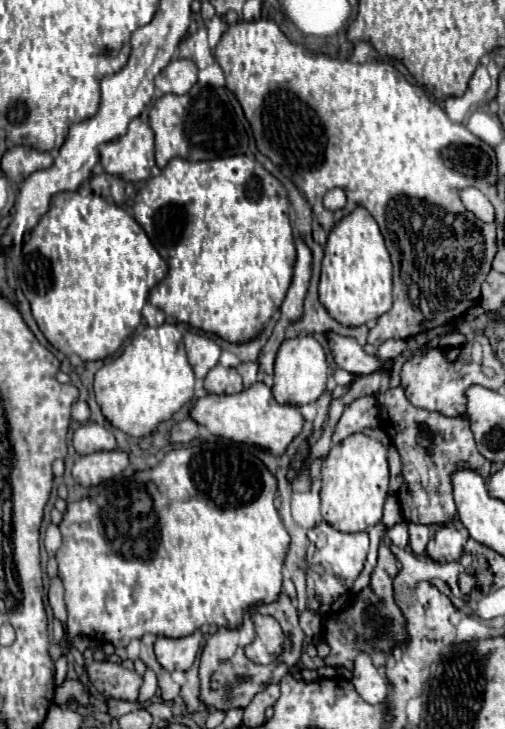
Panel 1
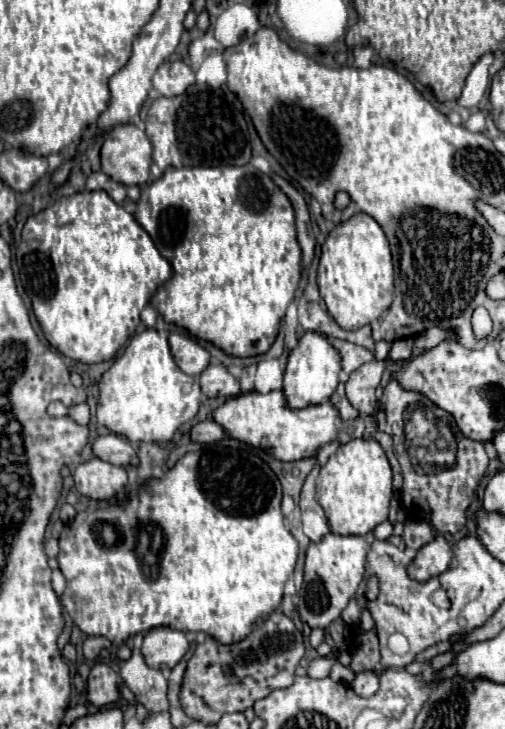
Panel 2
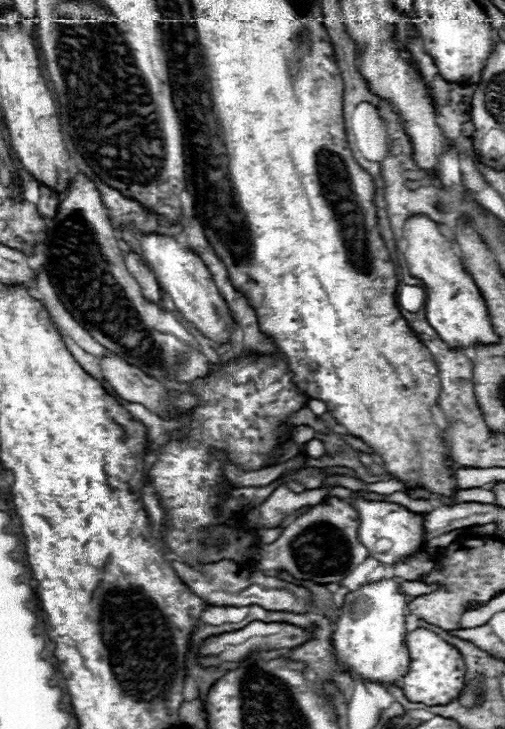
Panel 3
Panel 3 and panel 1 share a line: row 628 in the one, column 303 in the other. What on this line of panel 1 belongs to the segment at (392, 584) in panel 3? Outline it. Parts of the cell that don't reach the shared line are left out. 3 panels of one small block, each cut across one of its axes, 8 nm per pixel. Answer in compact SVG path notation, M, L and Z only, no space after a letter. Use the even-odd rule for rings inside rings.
M302 334L282 342L280 356L276 356L276 362L274 362L274 386L272 386L272 392L278 404L304 406L304 404L316 402L326 390L326 382L328 382L326 352L314 336Z

